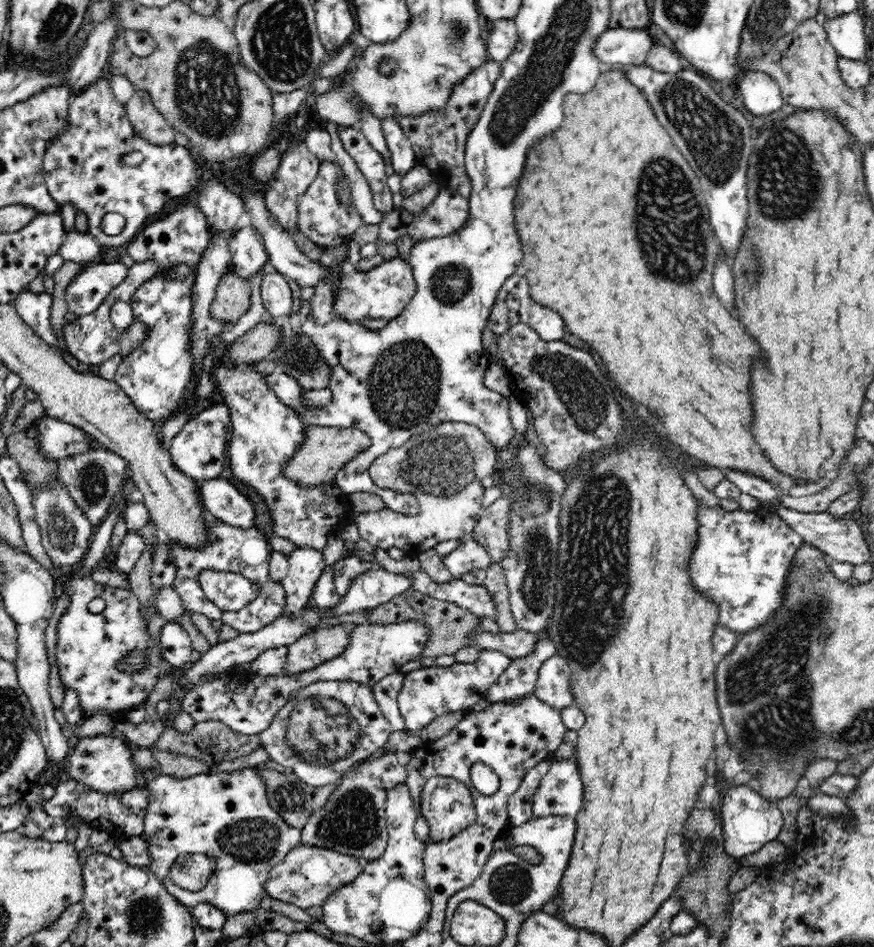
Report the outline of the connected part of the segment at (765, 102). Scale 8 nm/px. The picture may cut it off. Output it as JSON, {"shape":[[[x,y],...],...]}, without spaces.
{"shape":[[[745,71],[734,88],[744,106],[757,117],[780,110],[784,103],[778,83],[765,72]]]}

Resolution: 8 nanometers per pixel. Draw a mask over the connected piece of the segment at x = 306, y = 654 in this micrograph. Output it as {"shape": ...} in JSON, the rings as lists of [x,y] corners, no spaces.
{"shape":[[[336,624],[302,635],[287,646],[284,675],[312,670],[319,664],[340,656],[350,642],[350,634],[352,631],[346,631],[342,624]]]}

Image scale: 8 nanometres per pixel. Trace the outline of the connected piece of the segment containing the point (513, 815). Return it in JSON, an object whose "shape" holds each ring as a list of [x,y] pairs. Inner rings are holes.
{"shape":[[[549,758],[530,768],[525,774],[520,788],[508,800],[507,813],[509,824],[512,826],[520,826],[533,817],[534,794],[552,762],[553,760]]]}

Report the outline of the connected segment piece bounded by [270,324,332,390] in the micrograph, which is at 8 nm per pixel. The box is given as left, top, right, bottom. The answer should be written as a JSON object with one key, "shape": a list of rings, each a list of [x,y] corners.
{"shape":[[[287,324],[282,329],[280,345],[270,356],[276,364],[285,366],[290,379],[298,381],[304,390],[329,388],[331,368],[318,352],[313,340],[305,334],[293,334]]]}

